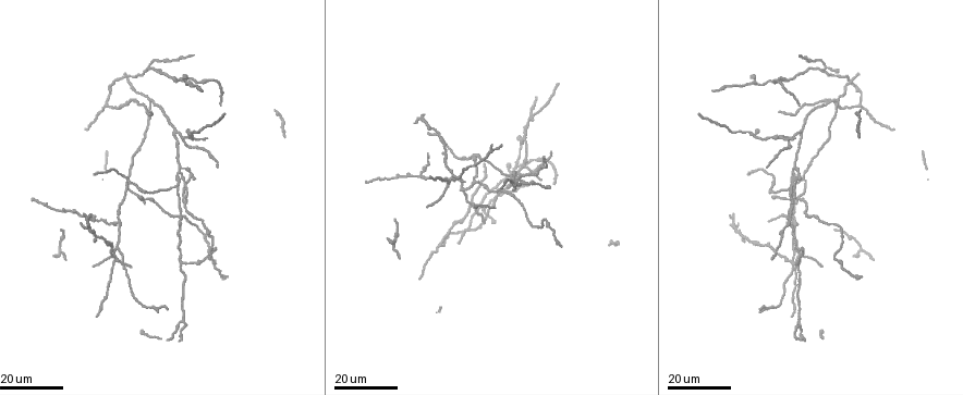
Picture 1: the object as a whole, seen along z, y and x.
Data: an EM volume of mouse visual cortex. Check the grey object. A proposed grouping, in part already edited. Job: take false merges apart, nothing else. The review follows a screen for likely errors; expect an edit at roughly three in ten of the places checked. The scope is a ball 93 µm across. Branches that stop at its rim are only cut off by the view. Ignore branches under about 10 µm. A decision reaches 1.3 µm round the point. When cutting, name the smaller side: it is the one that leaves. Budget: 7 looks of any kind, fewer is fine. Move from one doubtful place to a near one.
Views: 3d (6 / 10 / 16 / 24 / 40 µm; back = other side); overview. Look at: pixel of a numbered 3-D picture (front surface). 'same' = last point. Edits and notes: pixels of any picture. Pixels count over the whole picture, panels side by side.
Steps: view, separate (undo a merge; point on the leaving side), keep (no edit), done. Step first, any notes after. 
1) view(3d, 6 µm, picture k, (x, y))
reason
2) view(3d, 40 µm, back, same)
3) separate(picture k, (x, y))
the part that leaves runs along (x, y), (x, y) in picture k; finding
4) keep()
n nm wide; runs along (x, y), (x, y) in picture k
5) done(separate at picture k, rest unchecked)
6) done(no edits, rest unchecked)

view(3d, 24 µm, picture 1, (177, 184))
three arms meet

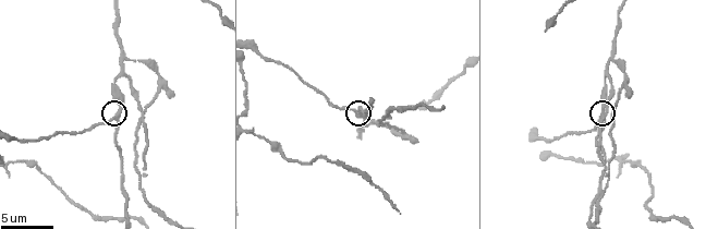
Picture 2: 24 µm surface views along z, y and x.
view(3d, 6 µm, picture 2, (113, 118))
closer look

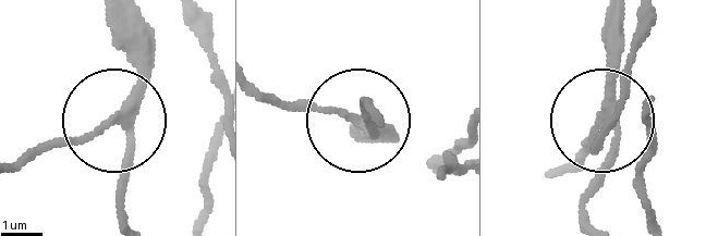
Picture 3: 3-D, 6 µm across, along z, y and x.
keep()
runs along (120, 16), (137, 89), (78, 137), (29, 158) in picture 3; continuous, no second neuron

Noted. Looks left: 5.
view(3d, 16 µm, picture 1, (793, 221))
three arms meet

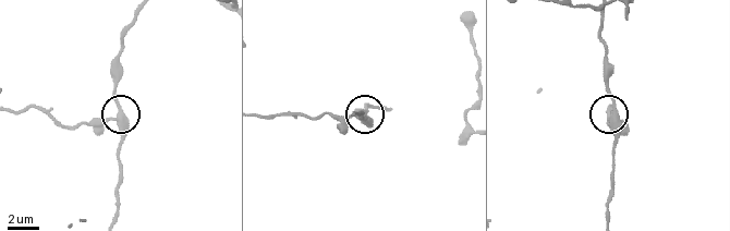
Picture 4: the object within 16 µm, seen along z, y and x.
view(3d, 10 µm, picture 4, (612, 122))
zoom in

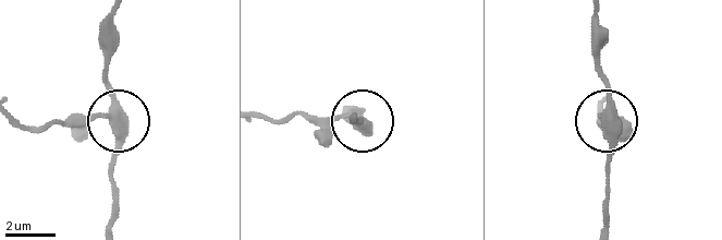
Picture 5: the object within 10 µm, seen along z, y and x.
separate(picture 5, (74, 120))
360 nm wide; the part that leaves runs along (111, 115), (76, 115), (33, 128), (20, 123) in picture 5; a second neuron is stuck on

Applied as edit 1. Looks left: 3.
view(overview)

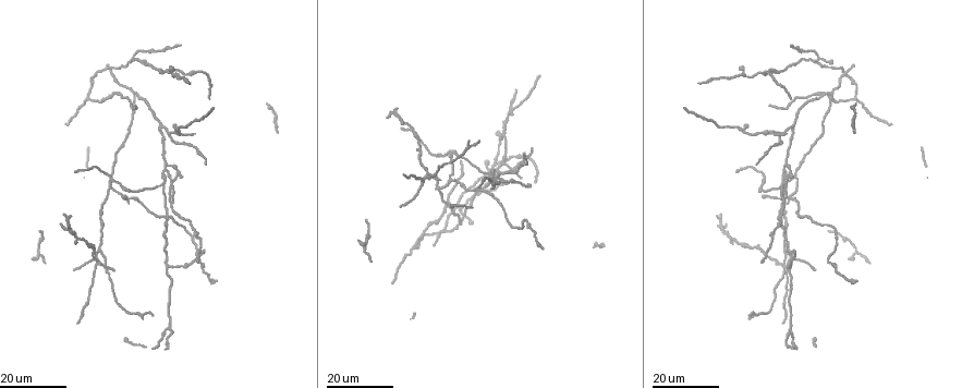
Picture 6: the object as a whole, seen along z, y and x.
view(3d, 16 µm, picture 6, (168, 136))
three arms meet

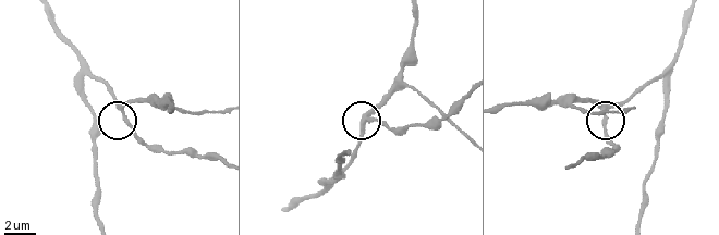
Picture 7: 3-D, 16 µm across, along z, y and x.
view(3d, 6 µm, picture 7, (123, 114))
zoom in

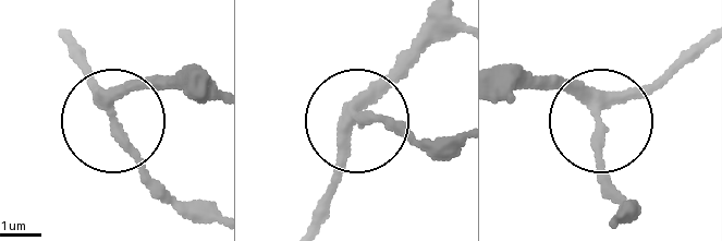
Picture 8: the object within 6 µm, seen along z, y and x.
keep()
3 arms; one neuron here

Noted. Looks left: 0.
done(separate at picture 5, rest unchecked)

